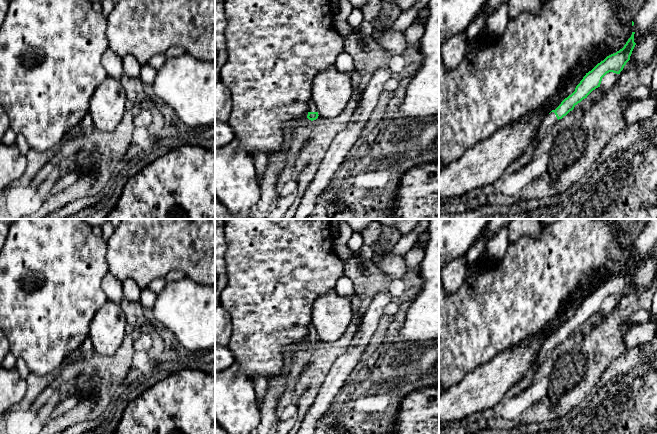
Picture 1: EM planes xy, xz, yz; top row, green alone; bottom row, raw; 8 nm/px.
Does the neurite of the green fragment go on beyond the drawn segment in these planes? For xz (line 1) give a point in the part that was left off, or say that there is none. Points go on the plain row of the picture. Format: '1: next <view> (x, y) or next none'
1: next xz (312, 331)

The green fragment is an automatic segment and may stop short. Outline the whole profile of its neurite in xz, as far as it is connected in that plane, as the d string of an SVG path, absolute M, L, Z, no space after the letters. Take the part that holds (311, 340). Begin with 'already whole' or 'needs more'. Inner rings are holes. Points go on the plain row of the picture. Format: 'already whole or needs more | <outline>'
needs more | M312 323L309 324L308 329L309 329L309 336L307 342L311 345L316 344L319 339L317 336L316 329L314 328Z

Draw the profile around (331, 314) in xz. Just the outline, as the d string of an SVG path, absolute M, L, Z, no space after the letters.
M333 288L315 301L311 323L320 341L333 343L343 336L352 317L351 301L338 295Z

